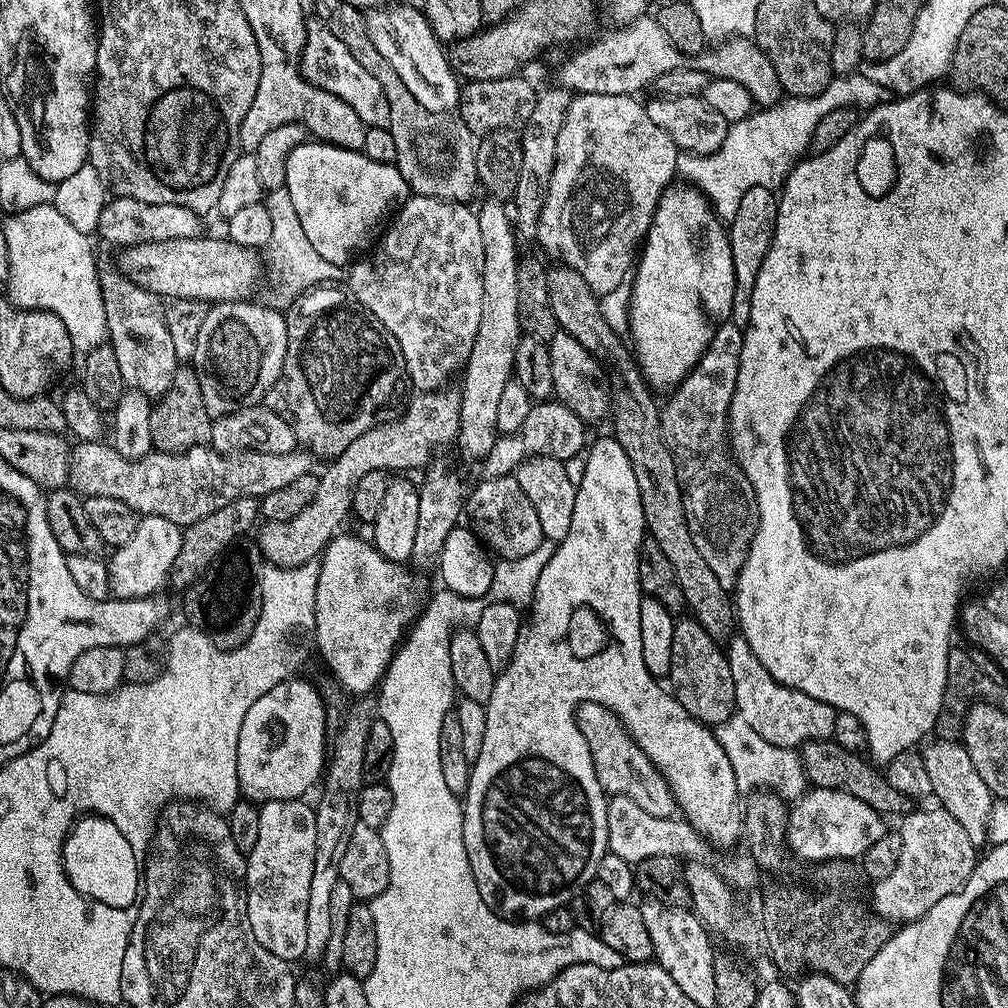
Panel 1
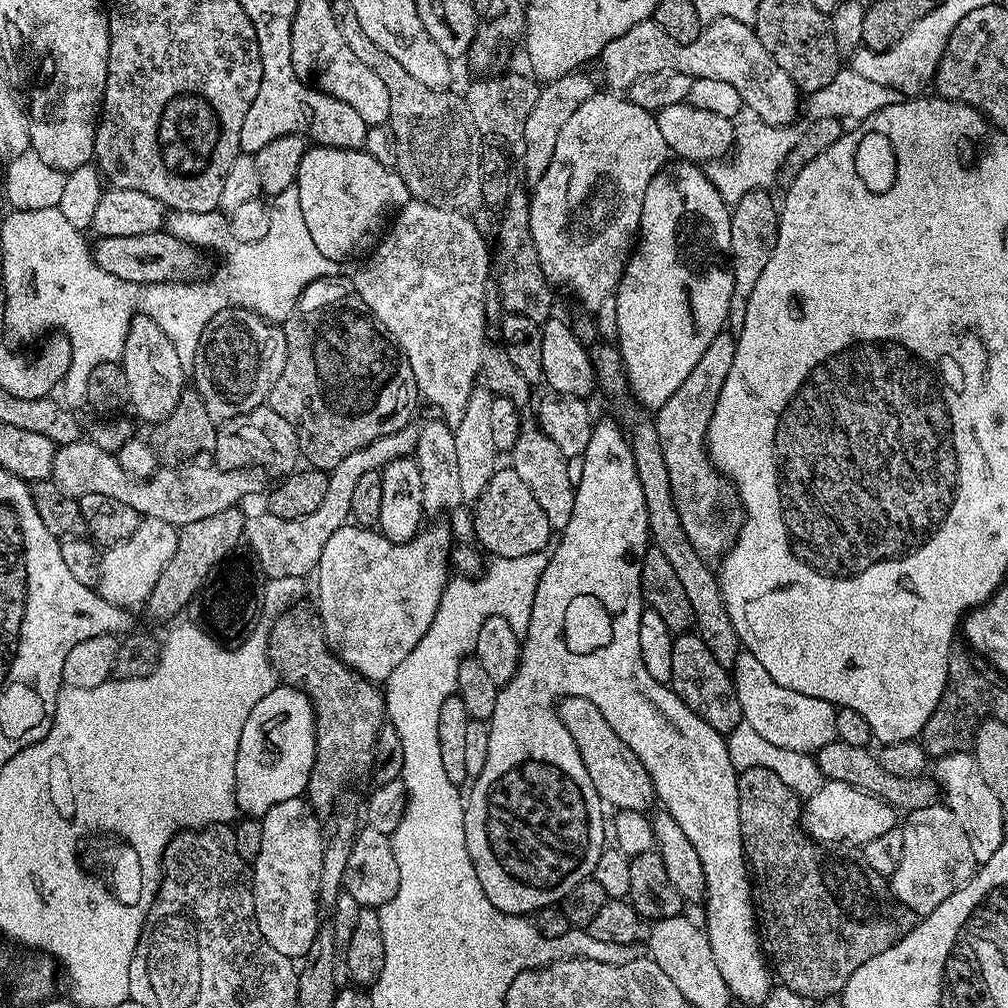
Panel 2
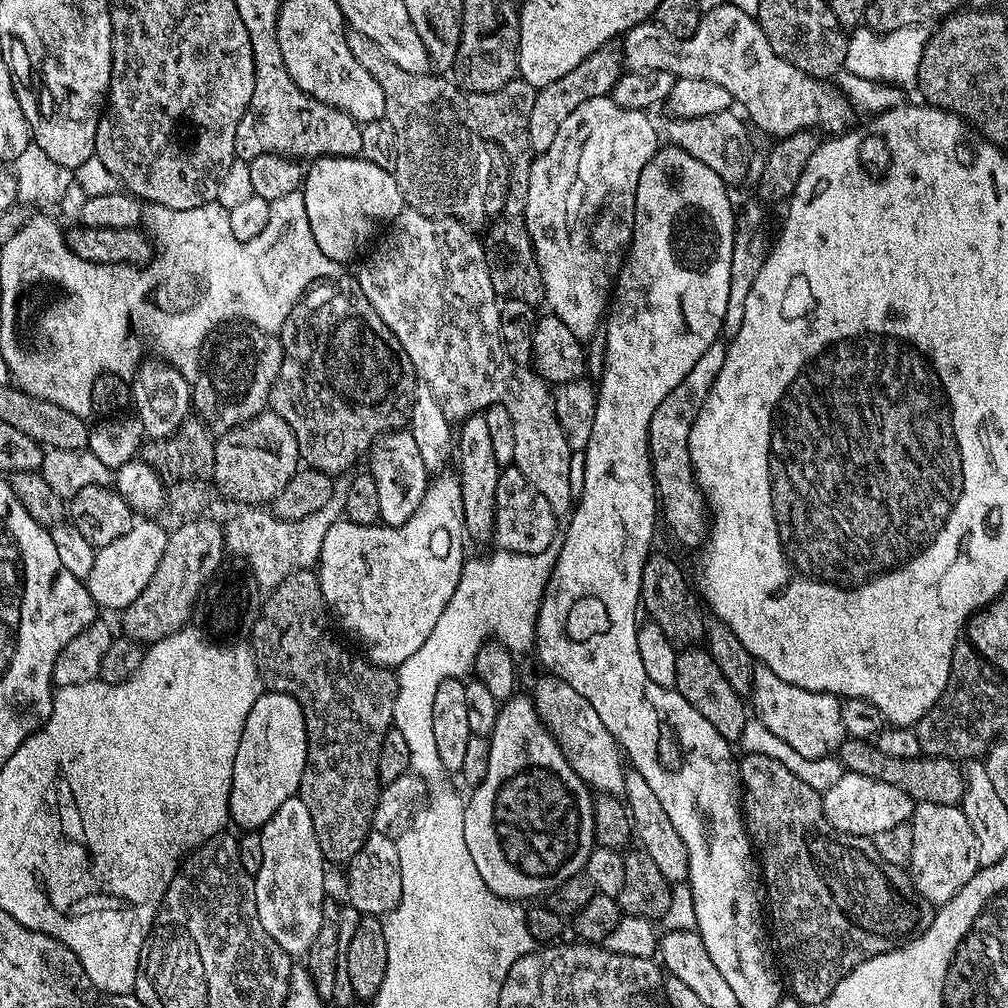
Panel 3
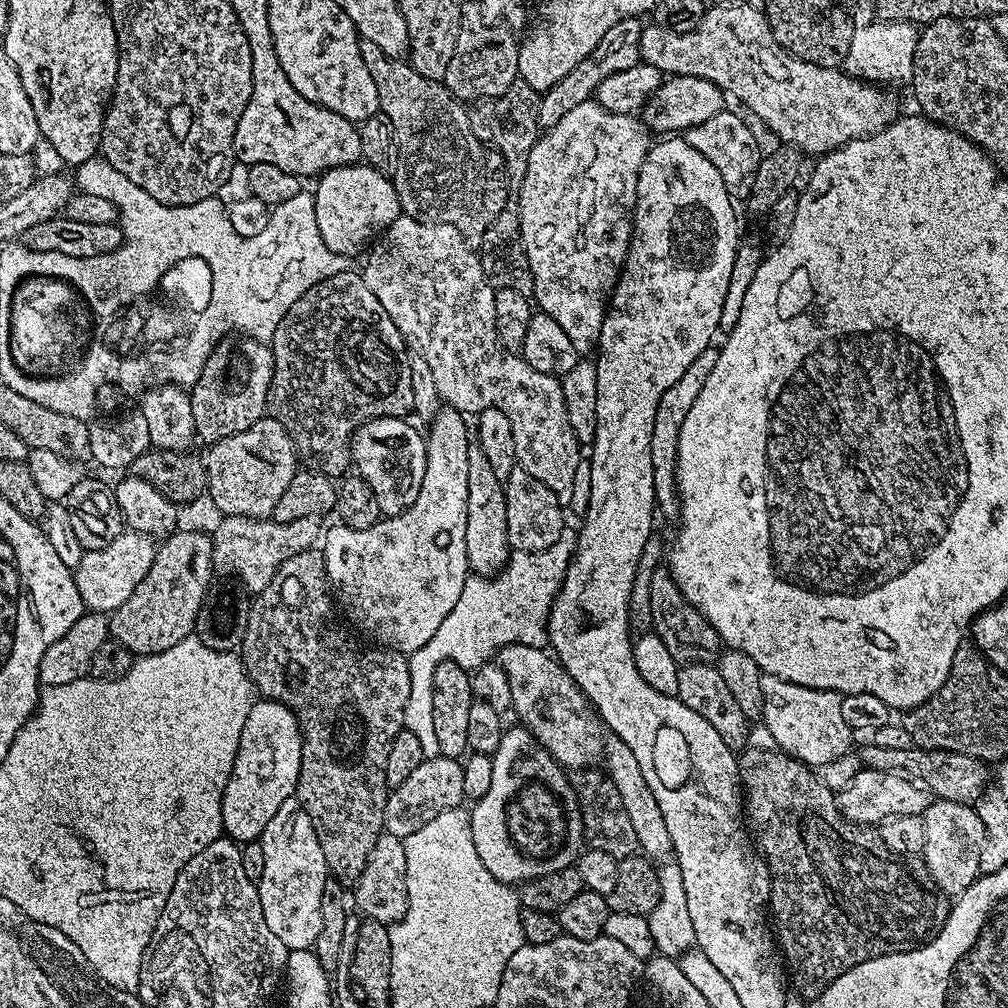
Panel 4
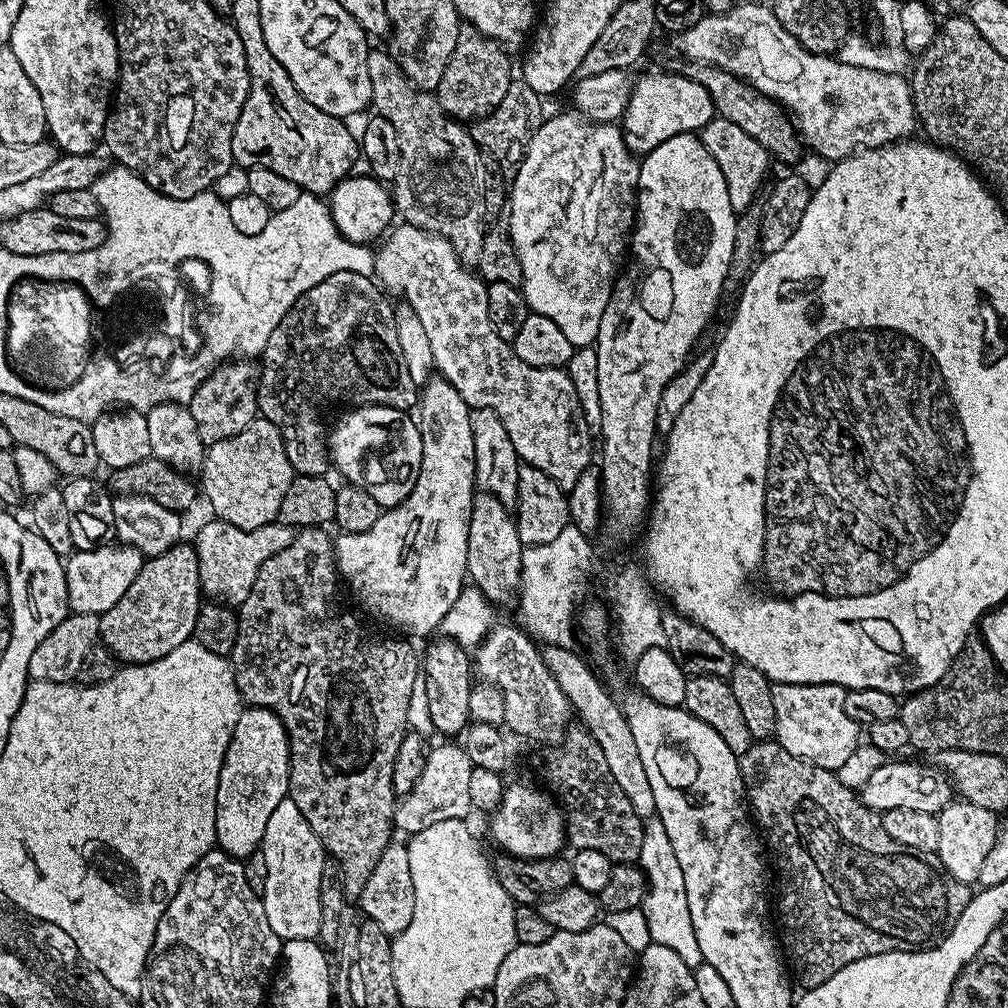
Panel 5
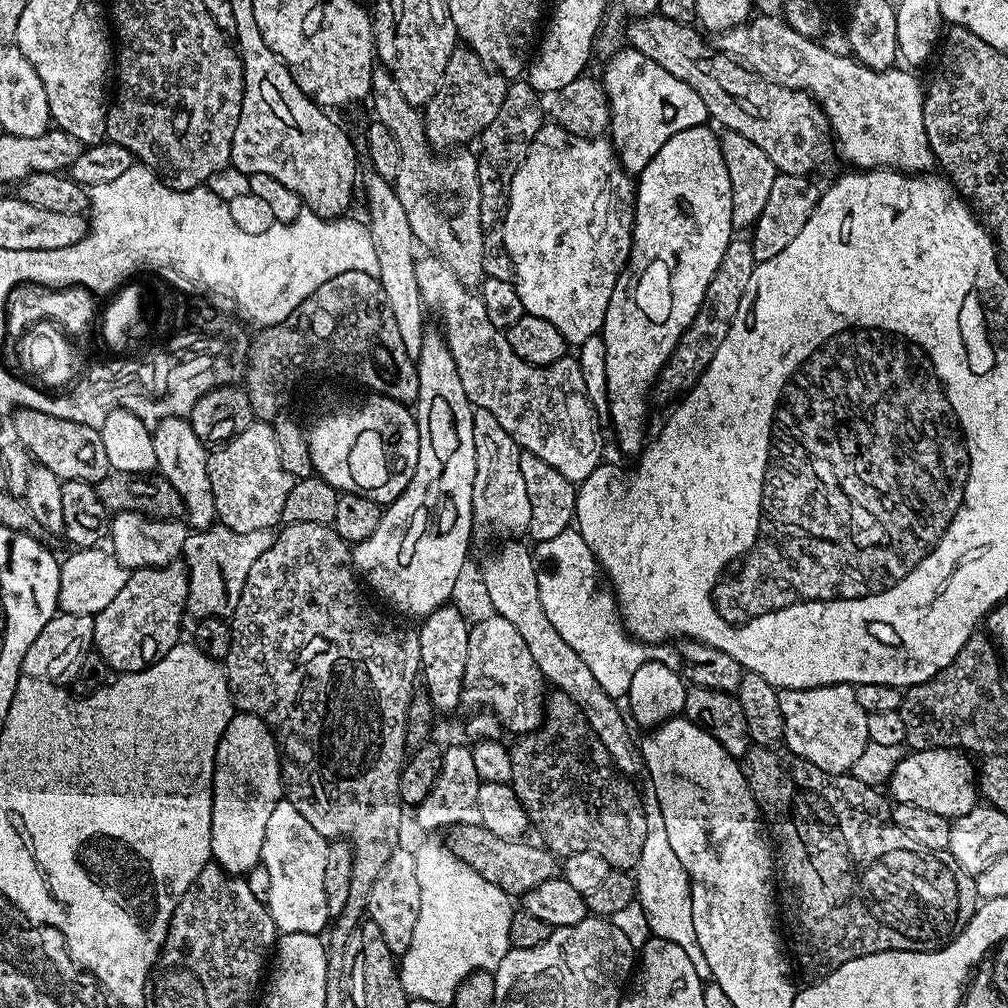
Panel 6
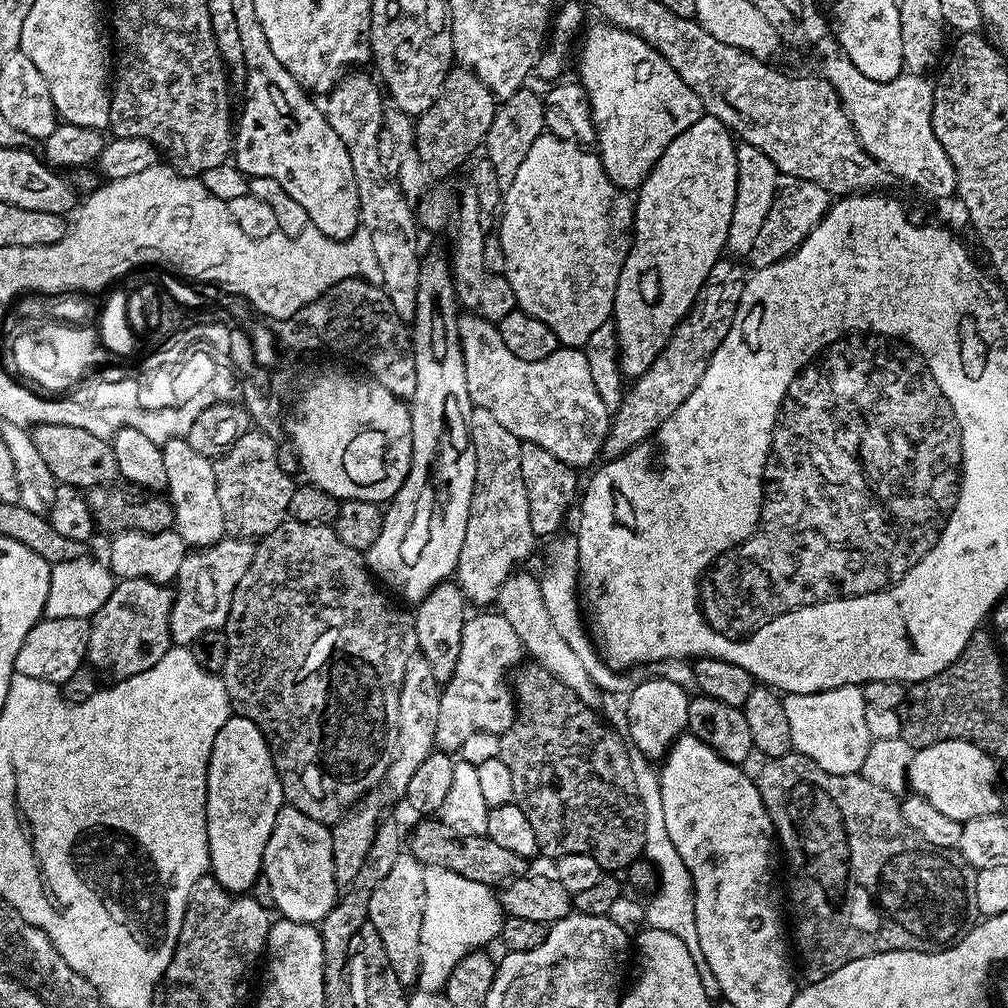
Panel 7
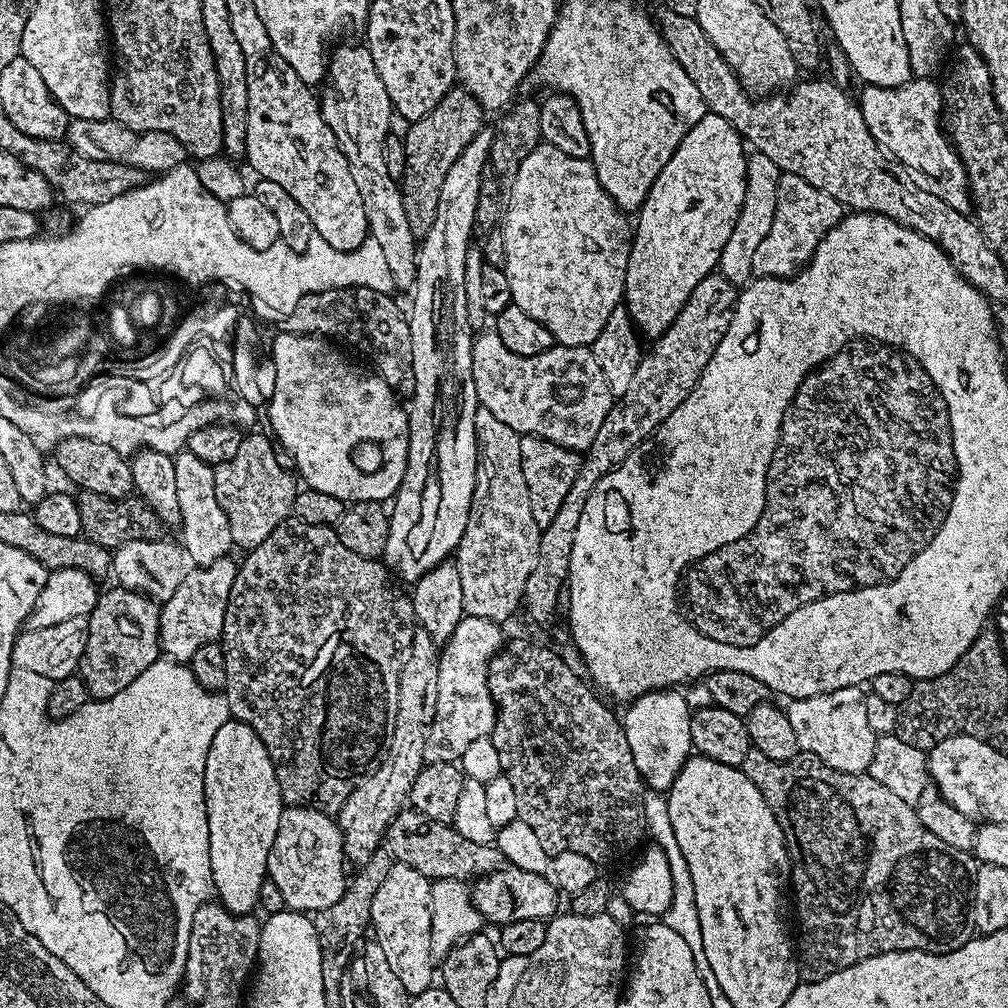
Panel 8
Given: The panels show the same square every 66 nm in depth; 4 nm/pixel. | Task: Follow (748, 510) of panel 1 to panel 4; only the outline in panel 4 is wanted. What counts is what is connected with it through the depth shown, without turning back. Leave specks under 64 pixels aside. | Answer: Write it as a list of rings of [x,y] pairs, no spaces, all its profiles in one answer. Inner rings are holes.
[[[709,346],[690,362],[690,366],[683,372],[682,378],[662,394],[658,402],[658,410],[654,410],[654,430],[650,430],[650,462],[654,466],[654,494],[656,495],[656,507],[659,515],[679,517],[680,514],[680,493],[676,491],[676,459],[678,458],[678,434],[682,430],[682,422],[686,422],[686,413],[702,386],[706,386],[706,378],[714,371],[714,362],[718,362],[718,351],[715,347]]]

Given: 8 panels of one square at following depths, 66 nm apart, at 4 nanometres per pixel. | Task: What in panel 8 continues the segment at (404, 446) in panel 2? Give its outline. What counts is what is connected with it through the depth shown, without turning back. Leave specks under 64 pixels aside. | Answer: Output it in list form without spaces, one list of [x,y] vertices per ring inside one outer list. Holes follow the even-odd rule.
[[[225,558],[185,571],[182,582],[178,582],[178,590],[163,601],[160,609],[160,646],[165,657],[190,662],[201,646],[219,641],[237,567],[235,559]]]

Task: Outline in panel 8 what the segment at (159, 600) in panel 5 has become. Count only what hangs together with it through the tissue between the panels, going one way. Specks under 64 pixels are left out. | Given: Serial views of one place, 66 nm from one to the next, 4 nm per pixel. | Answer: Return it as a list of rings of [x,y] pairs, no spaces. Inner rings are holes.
[[[113,586],[109,592],[99,593],[94,610],[87,616],[86,650],[78,669],[91,699],[114,698],[114,694],[126,690],[142,670],[161,659],[160,609],[157,601],[129,588]]]

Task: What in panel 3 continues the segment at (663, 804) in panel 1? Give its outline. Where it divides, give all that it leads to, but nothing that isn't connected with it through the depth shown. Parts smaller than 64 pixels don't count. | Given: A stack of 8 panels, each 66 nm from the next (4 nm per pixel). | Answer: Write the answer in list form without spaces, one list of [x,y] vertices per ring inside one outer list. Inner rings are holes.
[[[551,674],[541,677],[536,684],[536,696],[534,695],[540,721],[552,733],[552,737],[589,789],[597,790],[606,796],[619,797],[624,791],[626,756],[616,743],[613,729],[602,723],[602,718],[598,718],[598,708],[590,706],[588,697],[578,694],[574,686]]]

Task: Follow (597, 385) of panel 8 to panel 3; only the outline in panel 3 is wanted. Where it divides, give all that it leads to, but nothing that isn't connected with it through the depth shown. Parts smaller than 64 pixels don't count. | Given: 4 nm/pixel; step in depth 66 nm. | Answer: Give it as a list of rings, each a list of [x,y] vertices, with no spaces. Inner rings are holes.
[[[410,207],[396,215],[390,231],[388,237],[385,235],[367,253],[368,261],[360,268],[358,283],[362,294],[370,298],[370,306],[378,310],[378,318],[382,318],[398,342],[402,342],[402,350],[406,350],[415,366],[417,377],[433,390],[448,421],[463,421],[466,416],[483,413],[492,404],[506,406],[514,421],[512,464],[526,474],[530,486],[545,495],[557,518],[567,517],[574,507],[574,465],[571,462],[574,450],[568,445],[556,417],[552,405],[553,389],[531,367],[512,361],[504,349],[499,332],[500,304],[490,284],[481,237],[475,236],[472,233],[475,231],[461,220],[450,216],[427,216]]]

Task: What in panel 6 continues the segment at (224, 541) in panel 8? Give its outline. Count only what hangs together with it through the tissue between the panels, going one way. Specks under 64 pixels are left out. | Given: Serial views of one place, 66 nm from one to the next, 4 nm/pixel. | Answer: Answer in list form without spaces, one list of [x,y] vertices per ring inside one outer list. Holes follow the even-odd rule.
[[[171,416],[159,421],[151,429],[154,442],[156,467],[159,475],[178,490],[184,499],[184,516],[193,529],[203,530],[217,523],[214,494],[210,486],[210,470],[208,469],[209,449],[194,434],[191,419],[183,416]]]

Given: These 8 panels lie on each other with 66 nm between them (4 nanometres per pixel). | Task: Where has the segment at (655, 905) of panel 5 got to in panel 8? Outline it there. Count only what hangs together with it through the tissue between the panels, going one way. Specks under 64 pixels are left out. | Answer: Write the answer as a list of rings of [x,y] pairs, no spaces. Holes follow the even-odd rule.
[[[651,790],[645,791],[643,798],[643,810],[645,827],[650,836],[653,836],[653,841],[661,844],[661,848],[669,856],[672,898],[671,906],[665,912],[662,920],[672,930],[677,931],[687,946],[690,947],[691,953],[694,954],[695,966],[699,972],[699,977],[702,978],[703,985],[706,986],[706,992],[712,990],[718,984],[718,978],[714,975],[714,970],[710,969],[709,963],[706,962],[705,950],[702,949],[702,930],[701,922],[698,919],[698,910],[696,908],[696,899],[694,898],[694,884],[690,876],[689,867],[686,865],[686,860],[676,856],[678,854],[677,844],[673,841],[673,827],[670,824],[669,806],[667,799],[658,792]]]

